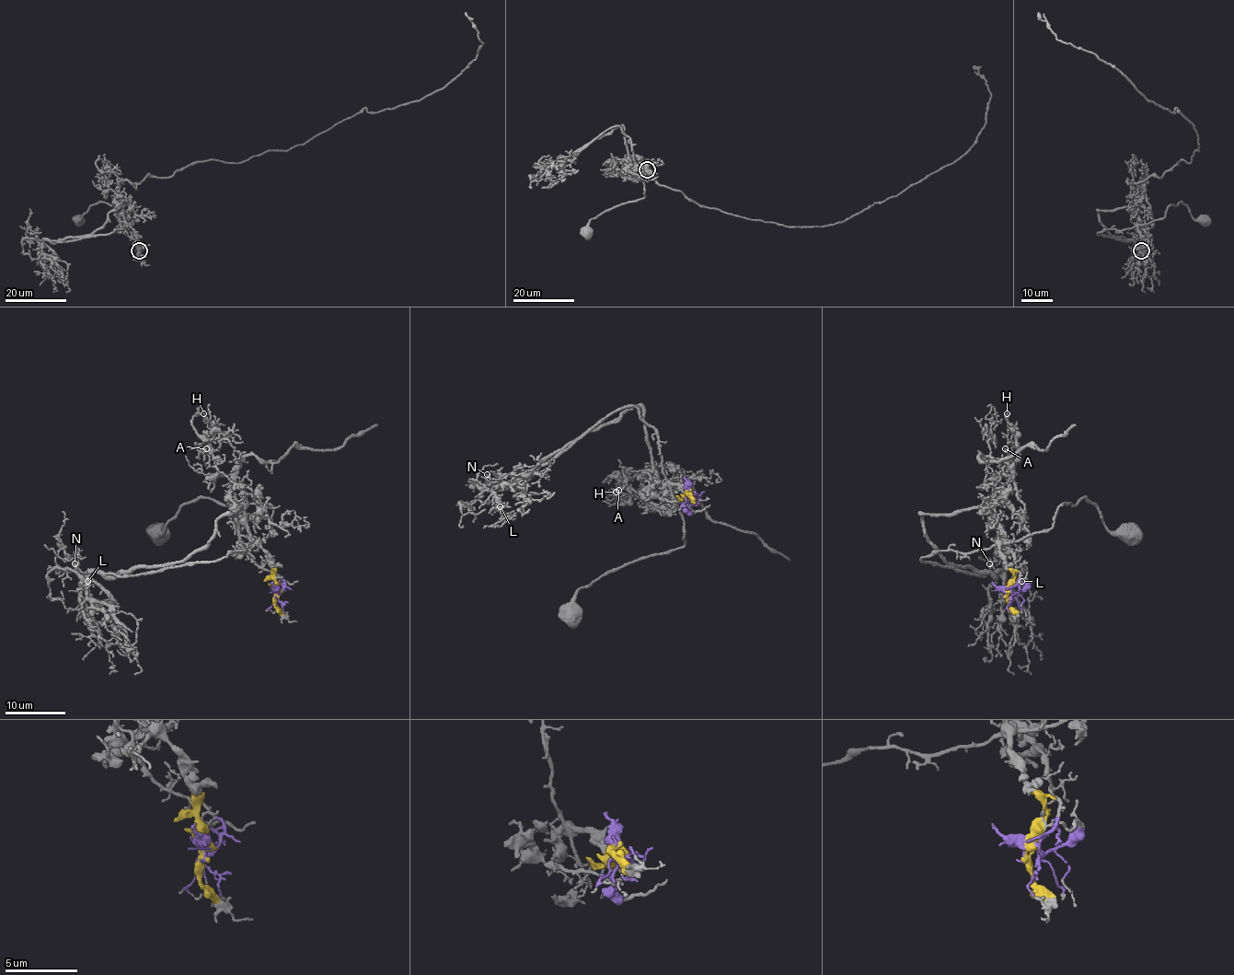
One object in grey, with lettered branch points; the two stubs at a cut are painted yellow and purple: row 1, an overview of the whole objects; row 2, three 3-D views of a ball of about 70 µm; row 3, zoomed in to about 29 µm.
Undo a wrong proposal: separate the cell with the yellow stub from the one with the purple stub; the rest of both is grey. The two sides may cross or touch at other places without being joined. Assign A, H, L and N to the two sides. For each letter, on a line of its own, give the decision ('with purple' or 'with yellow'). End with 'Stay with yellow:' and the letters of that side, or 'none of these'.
A: with purple
H: with purple
L: with yellow
N: with yellow
Stay with yellow: L, N

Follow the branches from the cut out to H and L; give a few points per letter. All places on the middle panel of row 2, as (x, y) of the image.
H: (688, 493), (696, 503), (663, 500), (646, 472), (641, 483), (648, 493), (629, 488), (625, 503), (616, 493)
L: (688, 493), (686, 498), (669, 480), (657, 432), (629, 406), (607, 414), (565, 450), (493, 493), (501, 507)

